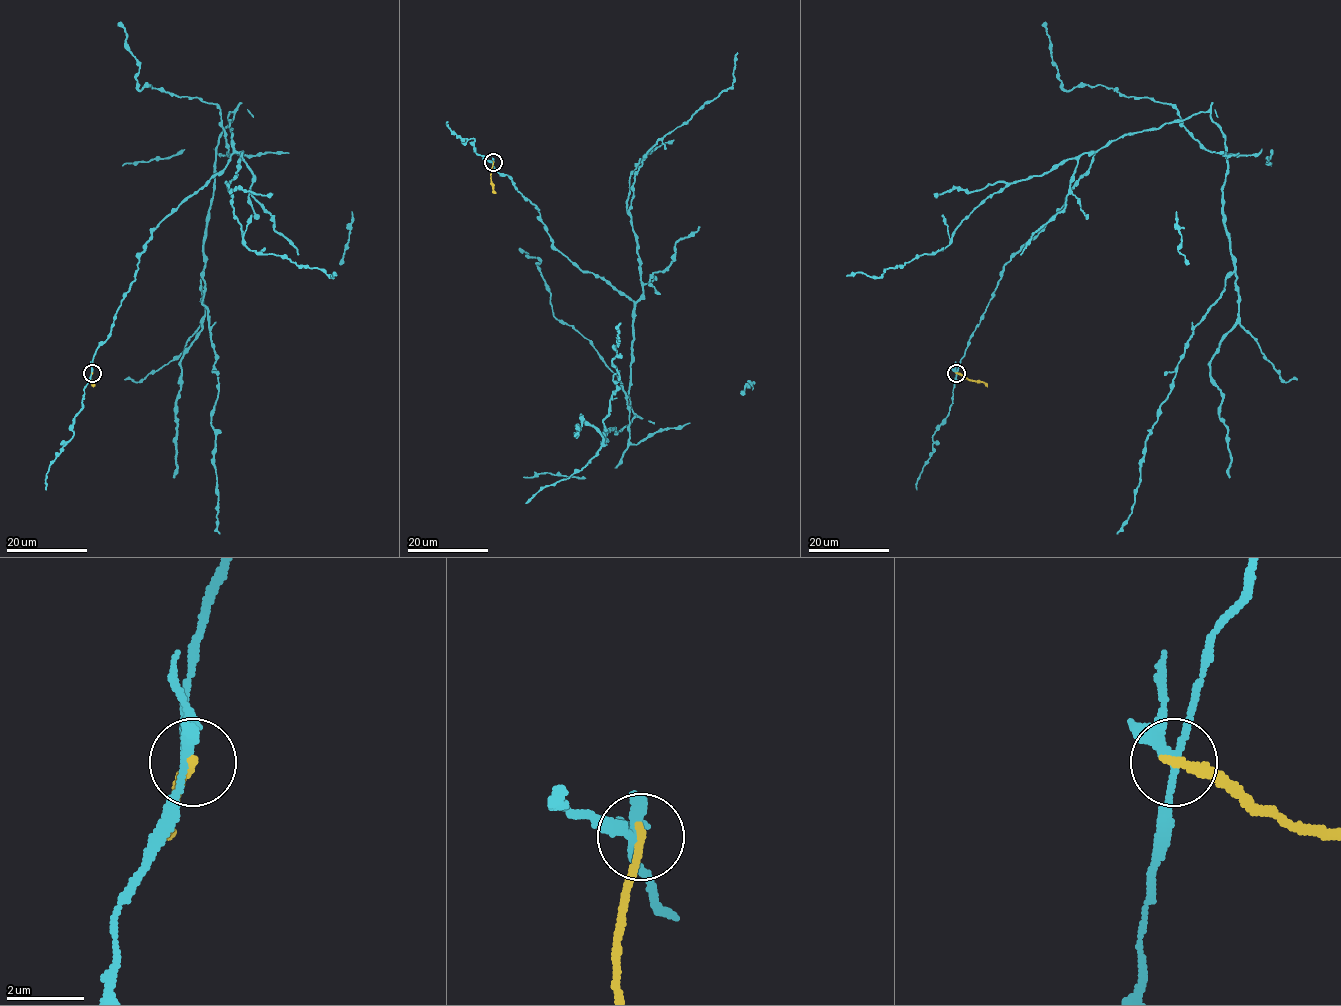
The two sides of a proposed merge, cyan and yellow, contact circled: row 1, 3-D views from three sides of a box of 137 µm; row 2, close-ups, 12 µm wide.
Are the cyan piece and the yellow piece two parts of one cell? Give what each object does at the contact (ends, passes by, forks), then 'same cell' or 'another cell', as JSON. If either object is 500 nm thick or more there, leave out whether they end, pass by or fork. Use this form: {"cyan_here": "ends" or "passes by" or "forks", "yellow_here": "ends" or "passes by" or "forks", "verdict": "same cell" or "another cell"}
{"cyan_here": "forks", "yellow_here": "ends", "verdict": "another cell"}

